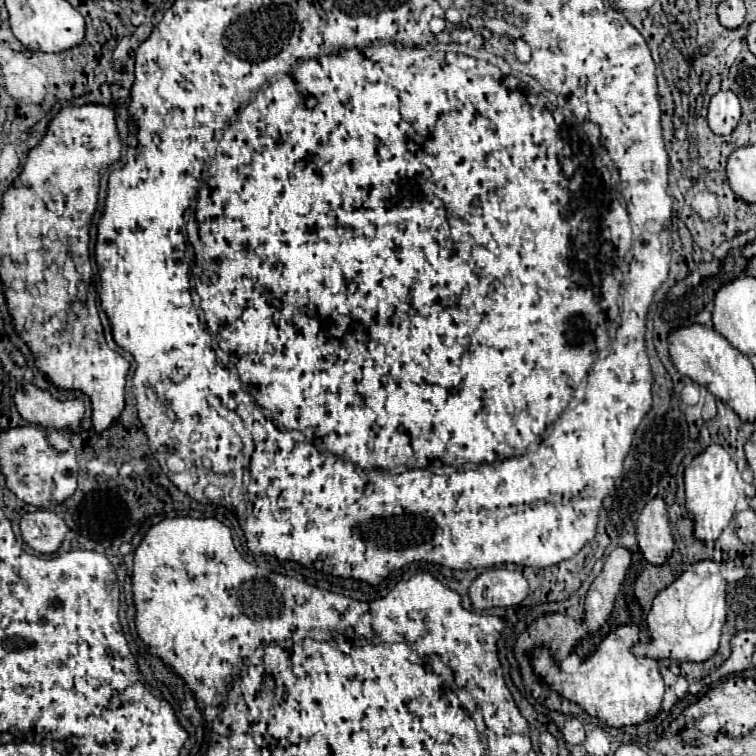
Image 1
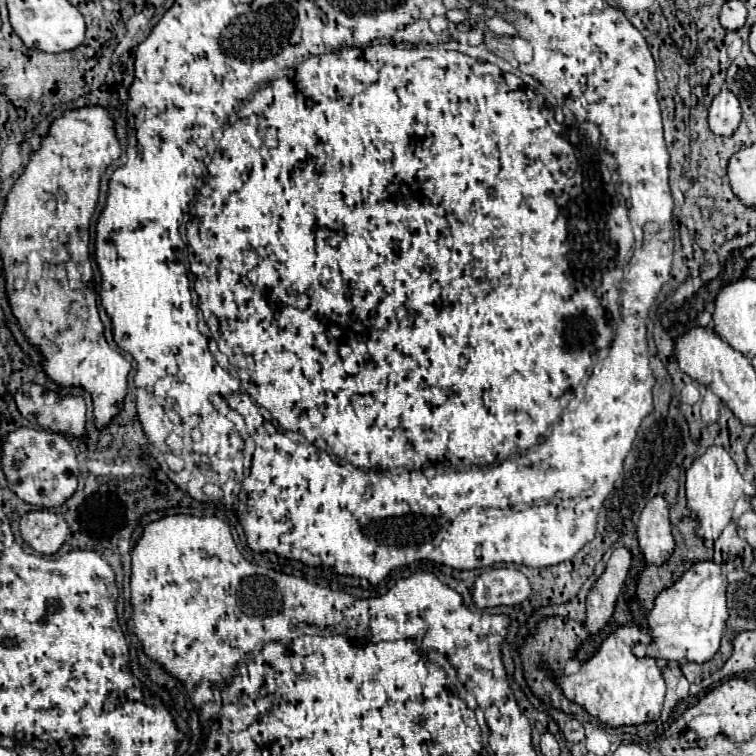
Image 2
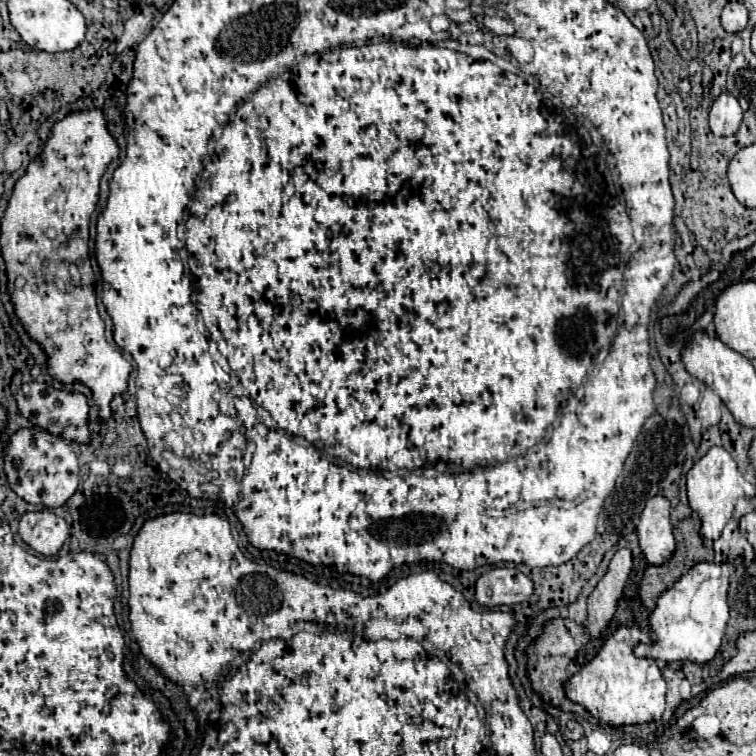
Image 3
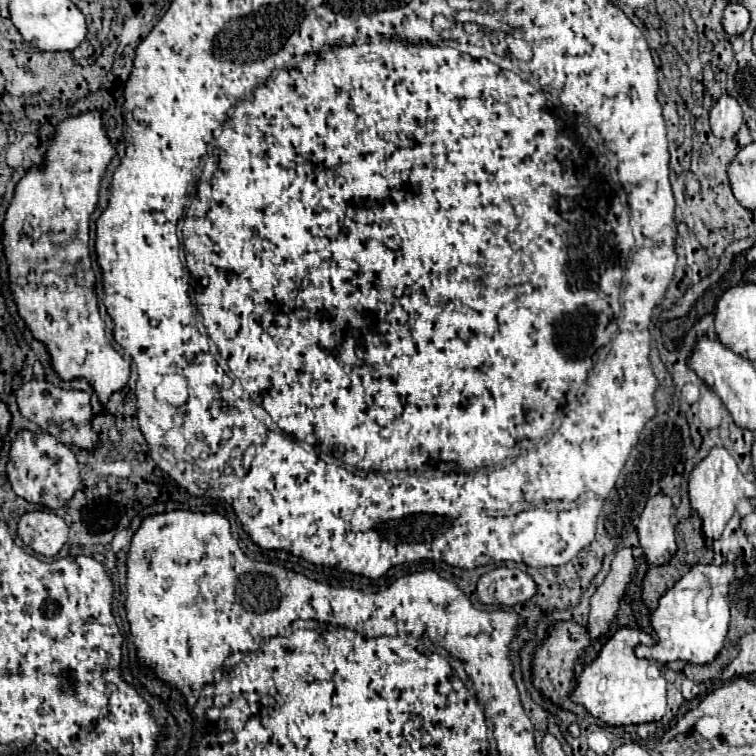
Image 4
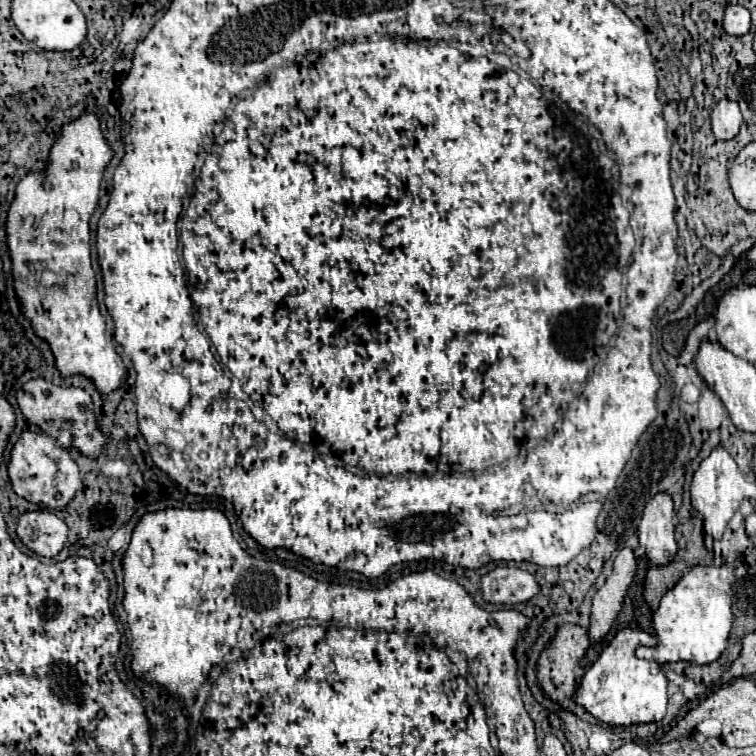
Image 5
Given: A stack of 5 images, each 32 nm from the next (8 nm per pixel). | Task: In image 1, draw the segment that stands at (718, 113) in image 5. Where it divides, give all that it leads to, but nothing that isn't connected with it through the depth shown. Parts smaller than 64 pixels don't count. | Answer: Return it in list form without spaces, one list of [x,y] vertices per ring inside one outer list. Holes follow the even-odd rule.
[[[720,90],[708,106],[708,124],[714,134],[732,134],[740,120],[740,102],[730,90]]]

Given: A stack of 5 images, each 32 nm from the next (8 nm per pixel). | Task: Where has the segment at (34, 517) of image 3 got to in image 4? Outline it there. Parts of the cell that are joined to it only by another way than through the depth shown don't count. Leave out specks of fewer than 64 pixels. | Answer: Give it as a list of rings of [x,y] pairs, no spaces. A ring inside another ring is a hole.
[[[50,510],[26,512],[18,522],[18,536],[36,554],[56,556],[68,540],[66,522]]]

